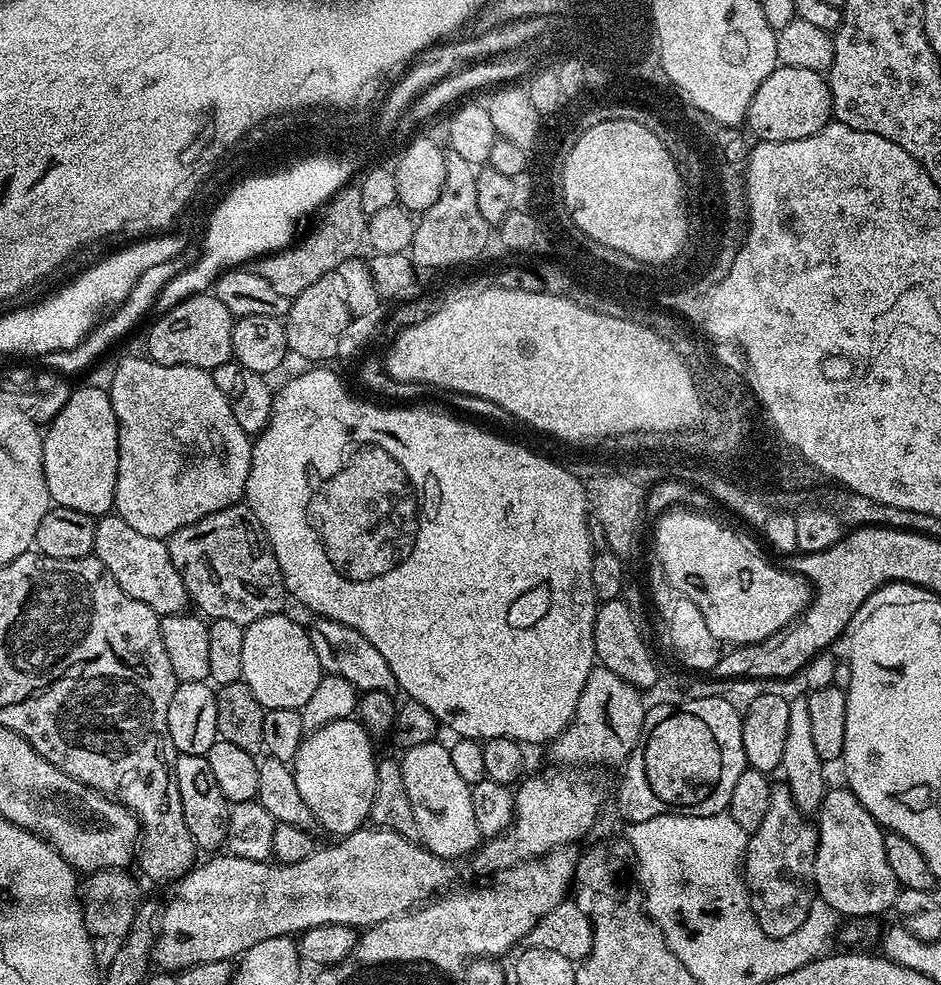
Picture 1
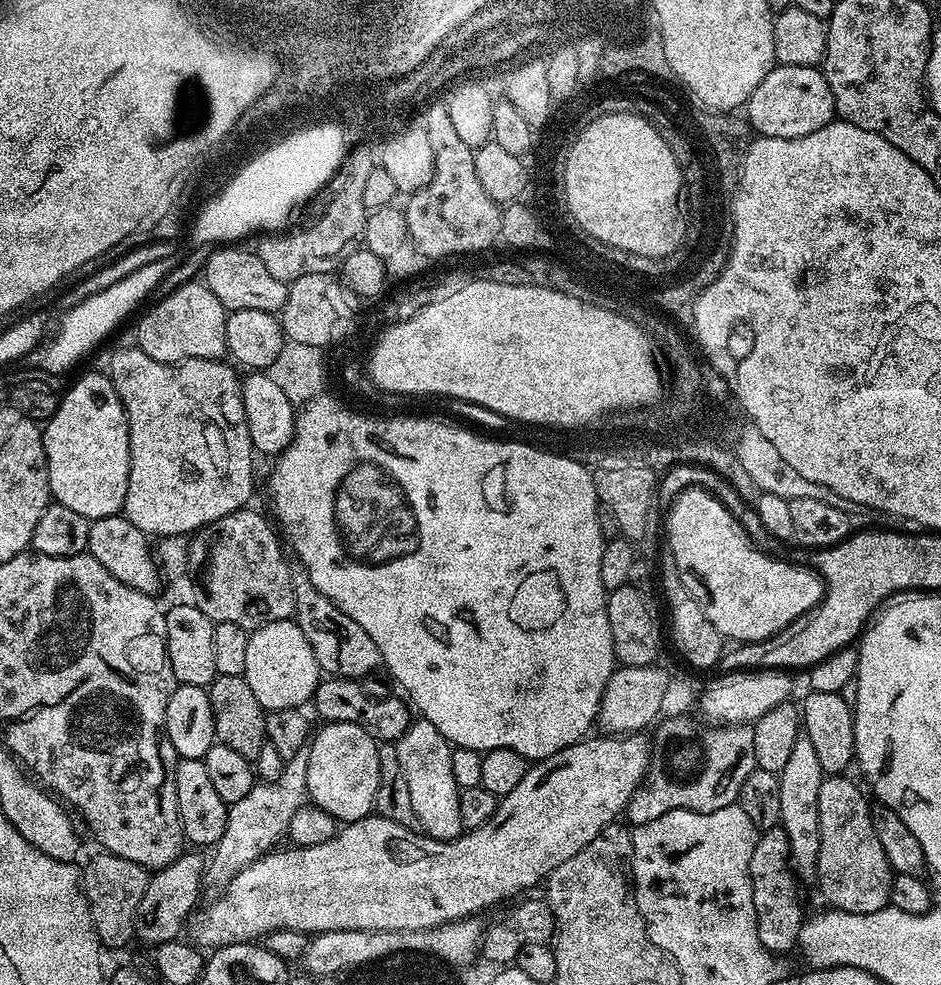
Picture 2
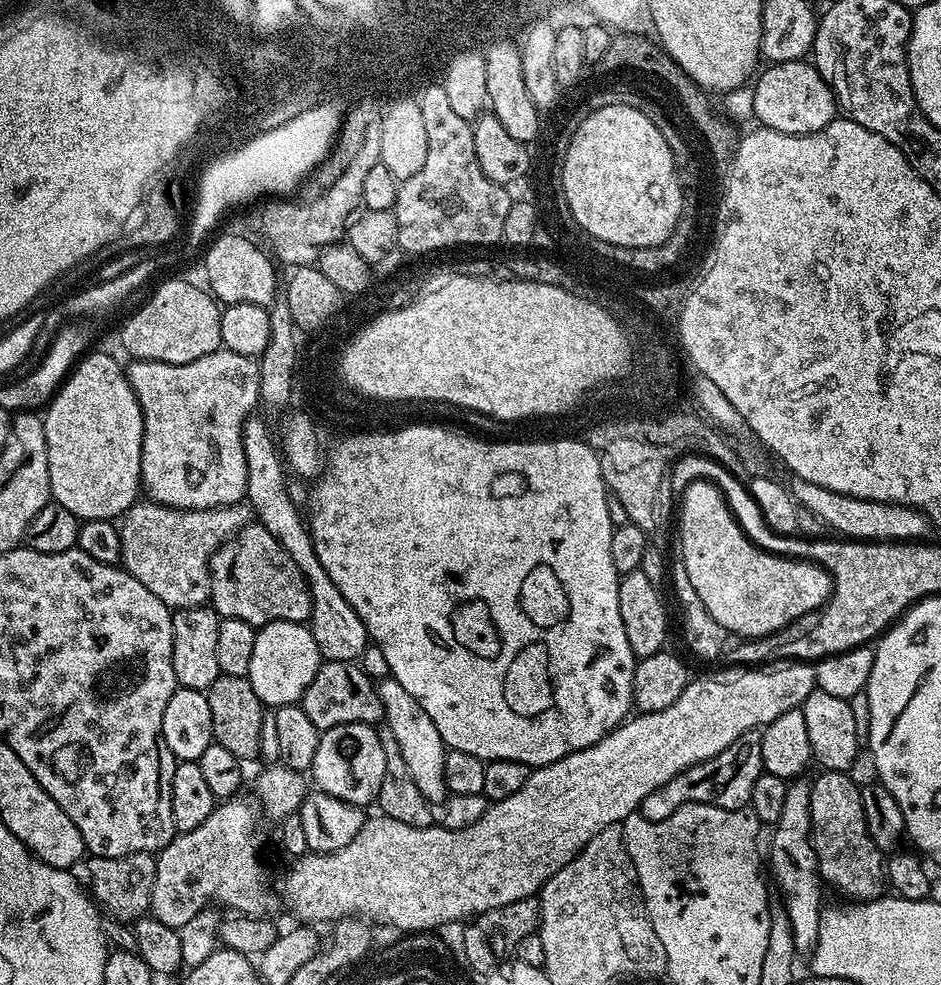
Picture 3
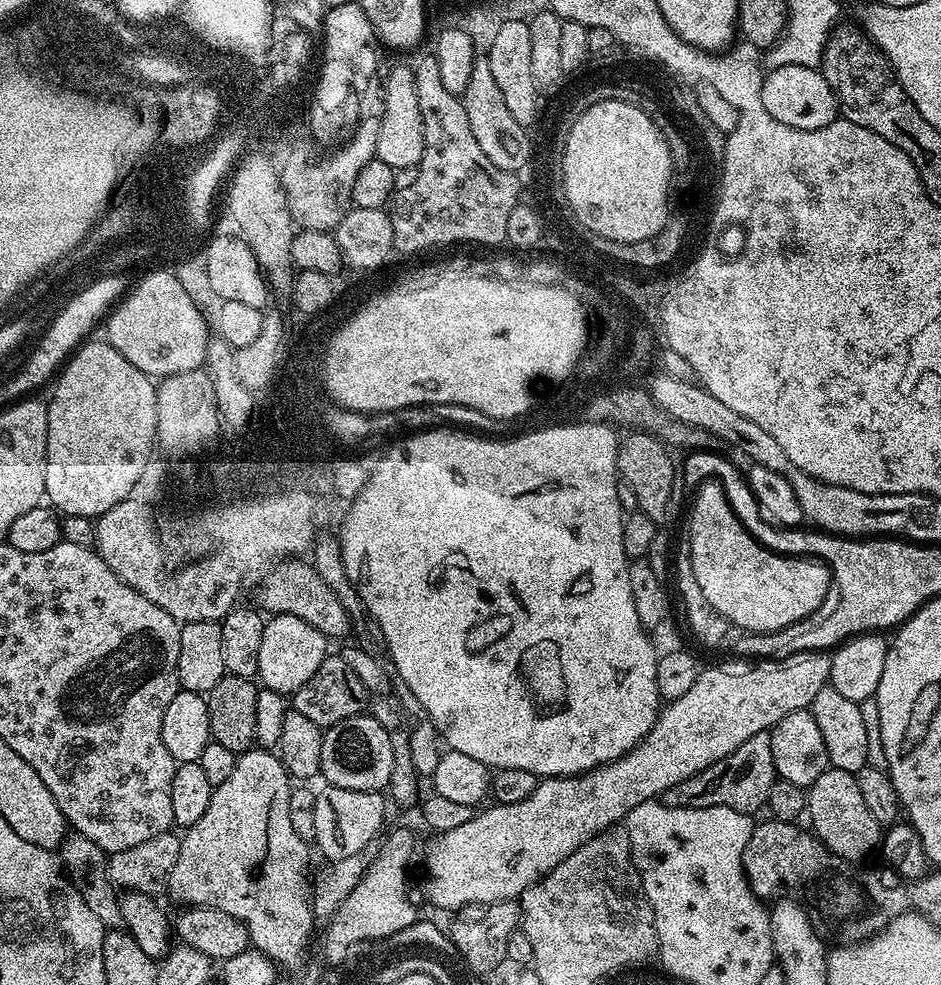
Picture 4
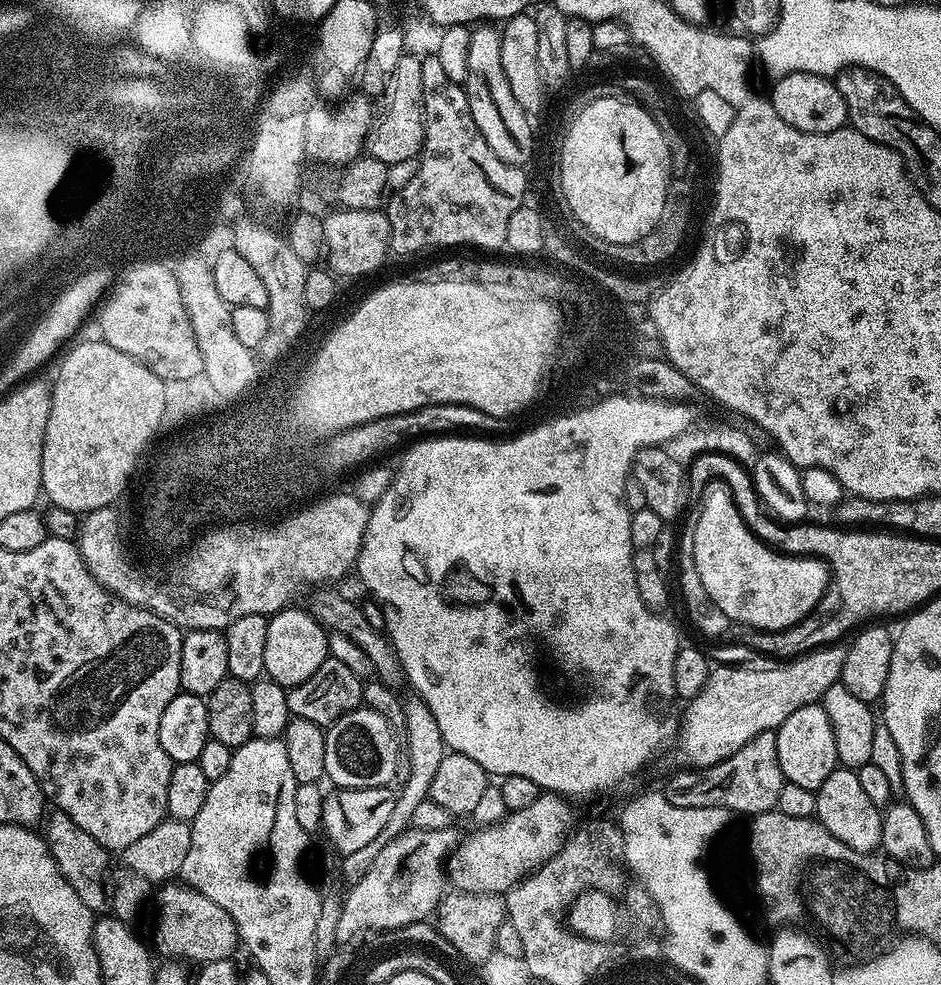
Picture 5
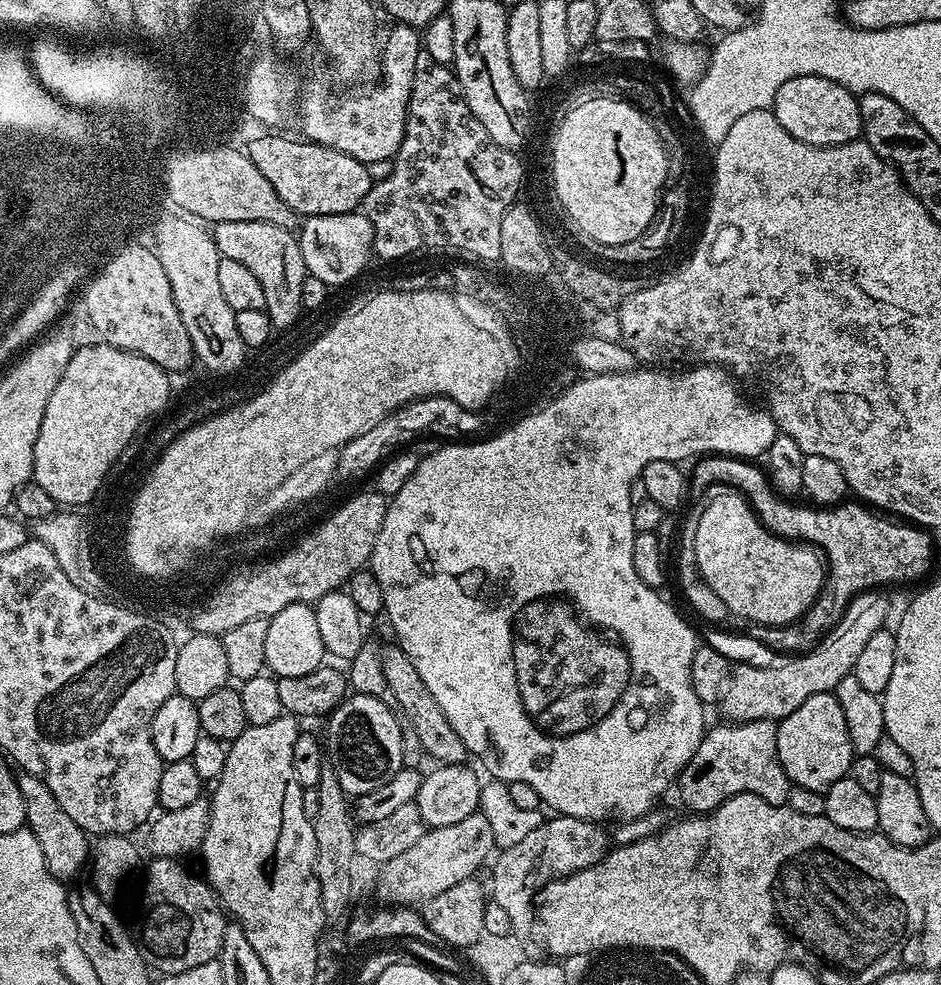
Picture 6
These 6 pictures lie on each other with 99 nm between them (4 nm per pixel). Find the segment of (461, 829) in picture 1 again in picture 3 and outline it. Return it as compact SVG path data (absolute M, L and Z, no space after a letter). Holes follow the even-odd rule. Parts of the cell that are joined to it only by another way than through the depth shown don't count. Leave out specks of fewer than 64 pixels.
M385 678L376 684L378 698L382 698L387 727L394 730L394 738L398 738L398 746L402 746L402 758L406 761L406 768L410 770L410 776L414 778L414 786L422 794L422 798L429 805L443 805L449 795L446 786L446 770L444 769L444 753L446 745L442 734L438 734L438 726L430 722L430 714L406 694L404 687L391 678Z

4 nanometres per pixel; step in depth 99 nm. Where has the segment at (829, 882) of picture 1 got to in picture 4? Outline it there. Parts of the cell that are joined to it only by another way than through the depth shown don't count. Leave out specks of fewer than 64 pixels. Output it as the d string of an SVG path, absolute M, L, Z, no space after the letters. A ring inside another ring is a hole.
M828 767L818 774L812 787L806 792L806 820L811 831L834 854L844 860L860 862L867 852L877 851L882 840L882 825L866 806L862 793L858 791L858 782L853 773Z

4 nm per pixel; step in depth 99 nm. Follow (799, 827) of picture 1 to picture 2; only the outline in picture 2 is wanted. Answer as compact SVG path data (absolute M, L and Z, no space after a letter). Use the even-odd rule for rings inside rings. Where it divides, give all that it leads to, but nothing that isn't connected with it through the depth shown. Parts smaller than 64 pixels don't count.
M782 830L765 831L757 839L754 854L750 858L750 878L754 894L758 938L762 946L769 954L795 949L800 939L800 927L804 924L806 913L800 909L800 900L796 897L798 880L792 871L788 855L788 839Z

